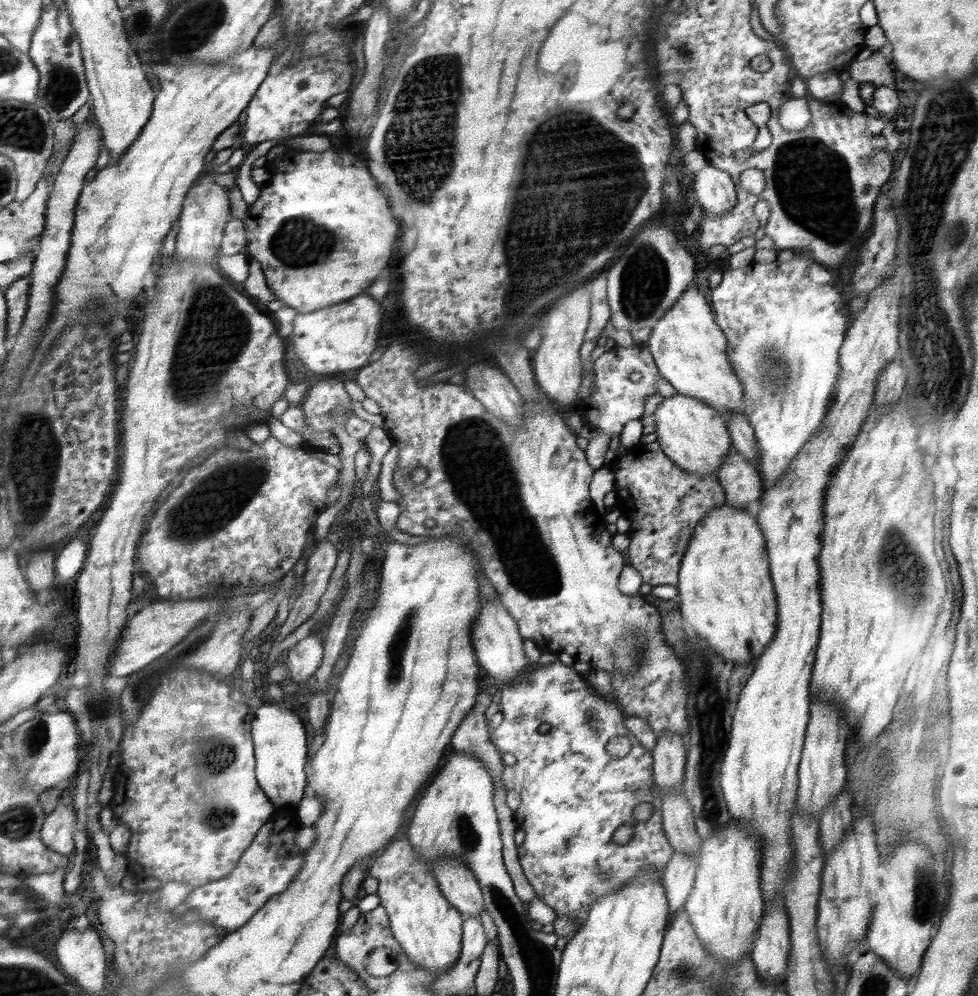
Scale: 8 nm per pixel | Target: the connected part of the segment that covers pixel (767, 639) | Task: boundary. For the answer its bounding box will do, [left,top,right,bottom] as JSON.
[677,502,777,668]

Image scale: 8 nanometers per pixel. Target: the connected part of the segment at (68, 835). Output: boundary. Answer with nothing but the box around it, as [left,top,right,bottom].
[43,801,77,855]

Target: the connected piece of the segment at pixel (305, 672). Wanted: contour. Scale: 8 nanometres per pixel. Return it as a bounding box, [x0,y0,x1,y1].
[287,634,324,686]

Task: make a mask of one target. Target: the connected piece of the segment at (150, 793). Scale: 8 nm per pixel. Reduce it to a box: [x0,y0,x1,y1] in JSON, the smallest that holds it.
[108,668,274,888]

